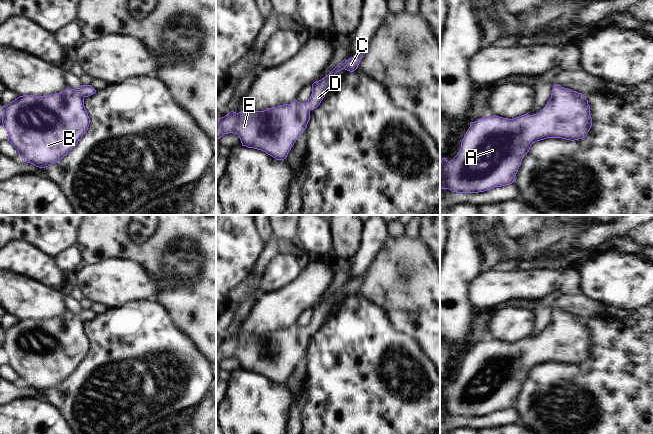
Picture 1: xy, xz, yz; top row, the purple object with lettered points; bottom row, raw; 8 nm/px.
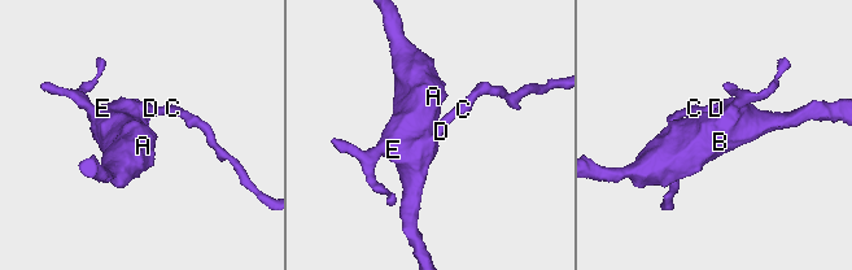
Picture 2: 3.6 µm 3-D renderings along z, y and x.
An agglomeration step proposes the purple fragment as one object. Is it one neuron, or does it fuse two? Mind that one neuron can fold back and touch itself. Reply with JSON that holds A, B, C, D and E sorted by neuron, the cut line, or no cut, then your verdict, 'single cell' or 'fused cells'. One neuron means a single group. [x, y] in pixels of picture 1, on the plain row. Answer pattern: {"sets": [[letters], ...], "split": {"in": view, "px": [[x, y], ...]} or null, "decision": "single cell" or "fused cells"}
{"sets": [["A", "B", "C", "D", "E"]], "split": null, "decision": "single cell"}

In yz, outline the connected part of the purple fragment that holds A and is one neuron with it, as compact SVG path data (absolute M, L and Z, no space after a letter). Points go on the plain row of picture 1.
M558 308L553 309L551 318L546 330L539 337L533 339L526 337L514 343L493 339L471 346L457 379L449 386L446 382L440 386L440 413L449 413L458 417L479 417L494 411L510 409L515 403L522 383L527 379L533 367L547 362L561 362L571 365L584 362L592 350L590 330L586 321L582 317L561 311Z

